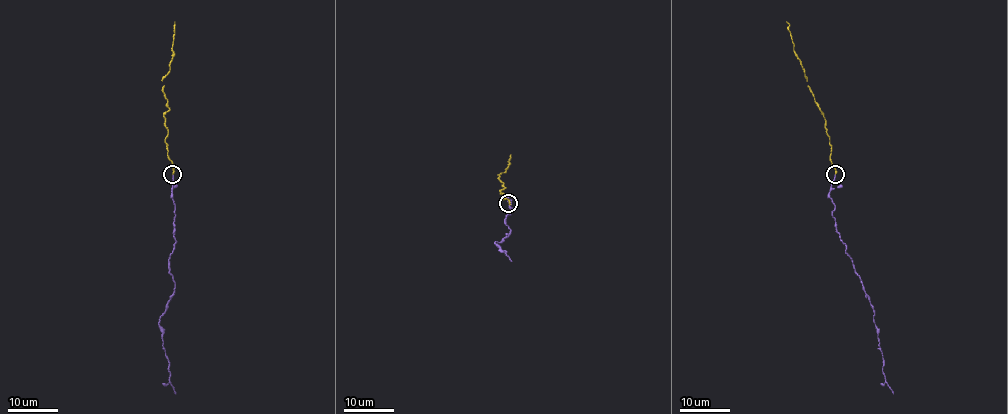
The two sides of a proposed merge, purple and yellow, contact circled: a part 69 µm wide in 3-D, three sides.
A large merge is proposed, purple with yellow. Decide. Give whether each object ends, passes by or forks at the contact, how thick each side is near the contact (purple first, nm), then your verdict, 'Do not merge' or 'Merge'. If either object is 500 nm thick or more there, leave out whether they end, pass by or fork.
At the ring purple ends. At the ring yellow ends. Thickness 190 nm (purple) against 200 nm. Merge

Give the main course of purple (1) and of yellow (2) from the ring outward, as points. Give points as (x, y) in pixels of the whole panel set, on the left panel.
1: (173, 174), (175, 244), (169, 271), (174, 291), (159, 319), (159, 325), (169, 364), (169, 383), (175, 394)
2: (173, 174), (165, 143), (168, 133), (164, 114), (169, 109), (162, 78), (169, 70), (174, 22)

